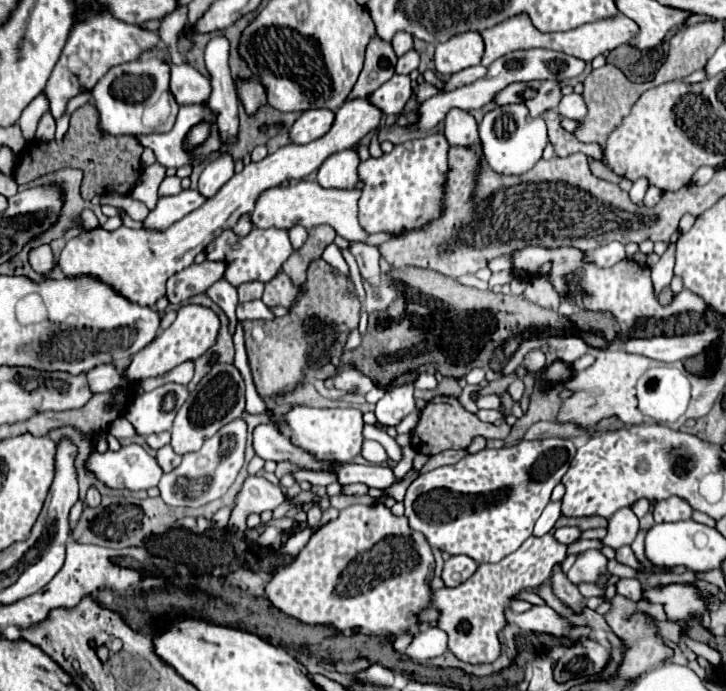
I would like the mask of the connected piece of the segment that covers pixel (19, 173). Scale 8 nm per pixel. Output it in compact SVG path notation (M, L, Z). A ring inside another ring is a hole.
M84 106L76 114L72 114L72 128L60 144L56 144L56 142L28 144L22 150L22 154L18 156L20 162L16 164L14 180L18 184L28 184L30 180L36 180L44 174L70 166L70 168L80 168L84 172L84 180L80 186L80 192L84 198L100 196L106 192L118 192L118 194L130 192L142 172L140 154L144 148L136 138L130 138L130 136L116 138L110 142L110 136L102 136L98 132L94 118L96 118L96 112L92 110L92 106ZM114 168L118 168L118 170L114 170Z

